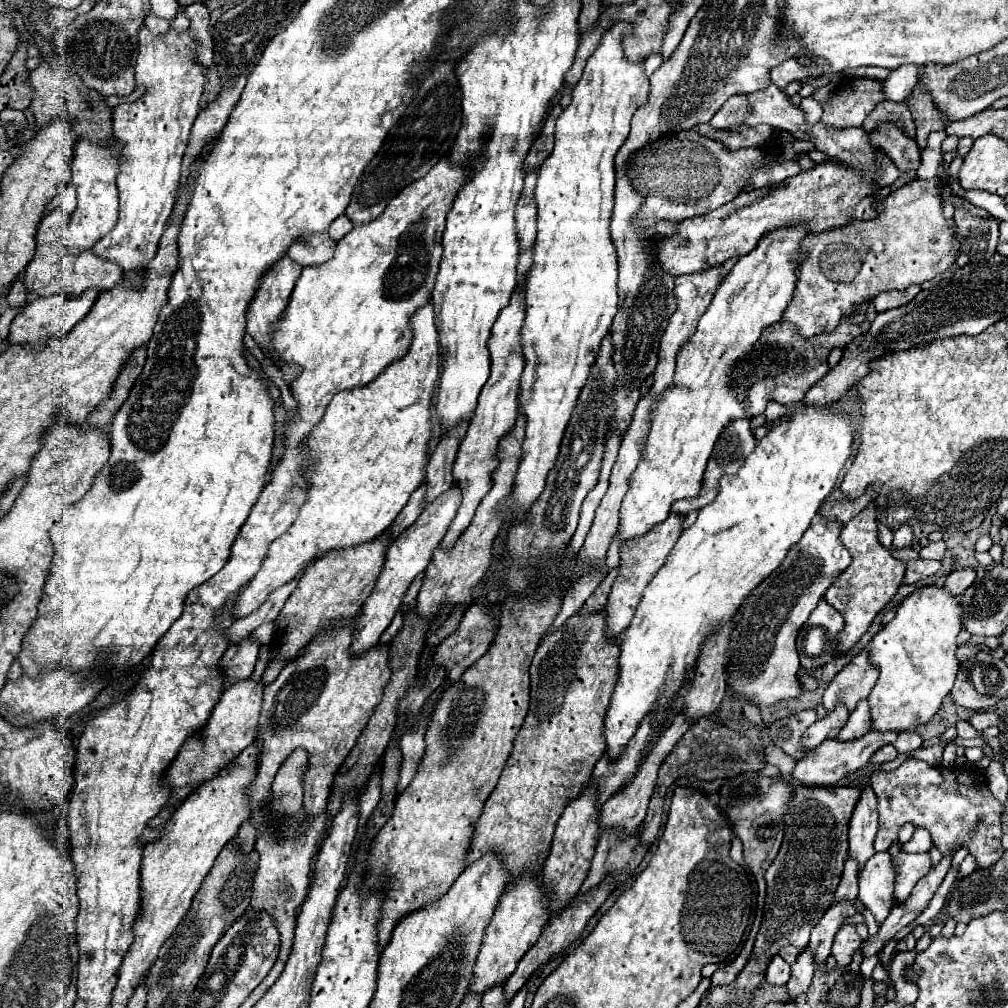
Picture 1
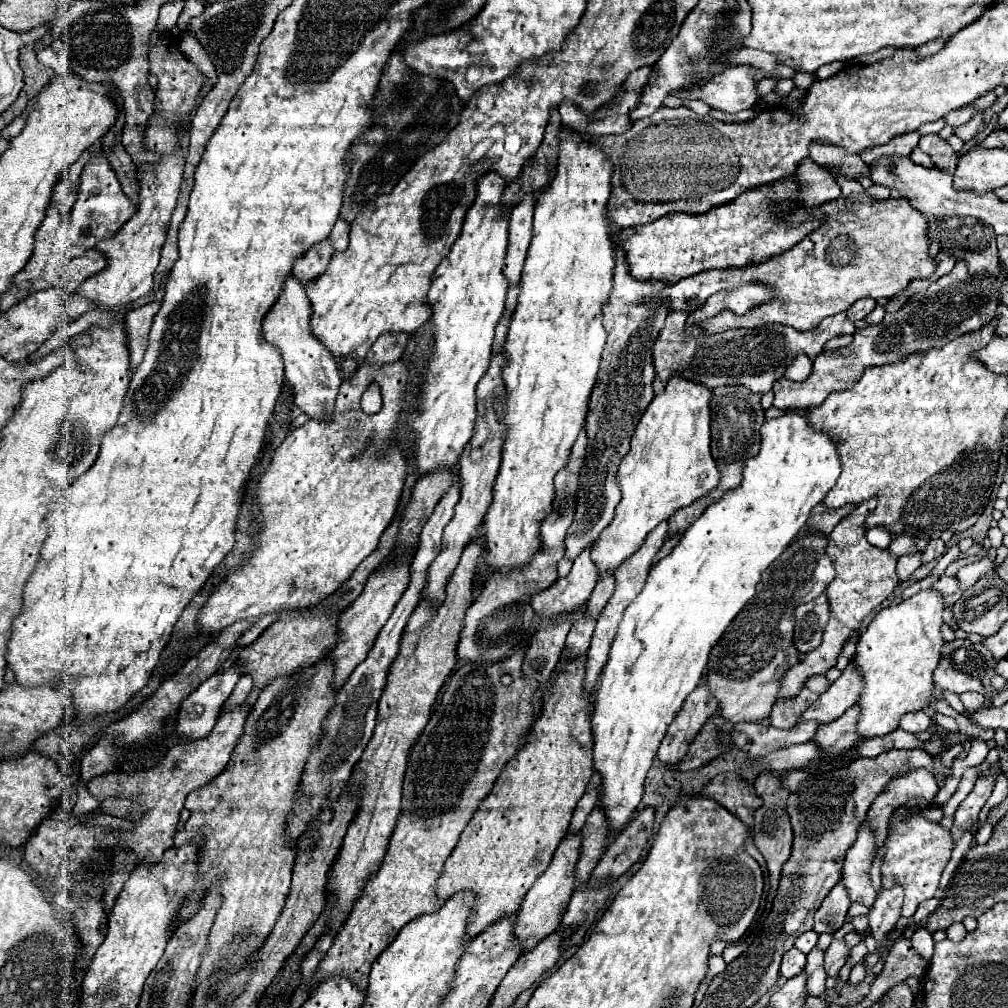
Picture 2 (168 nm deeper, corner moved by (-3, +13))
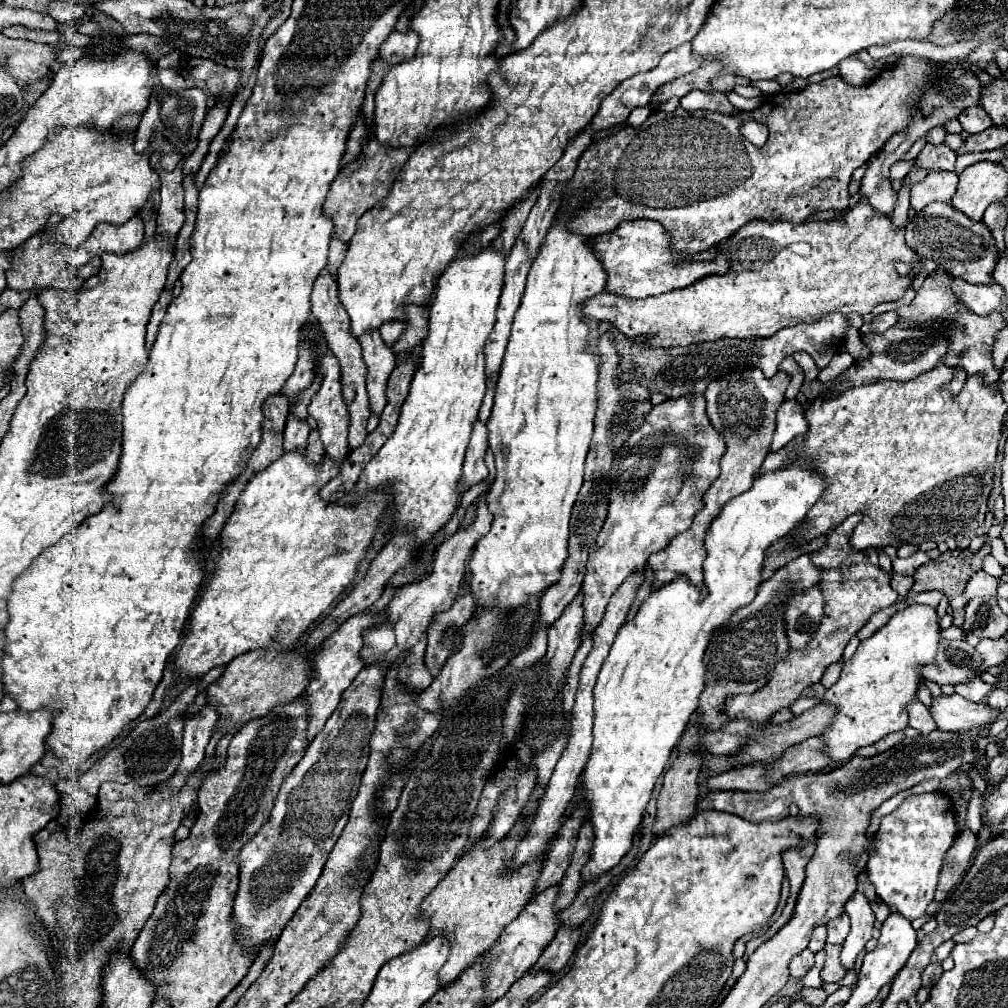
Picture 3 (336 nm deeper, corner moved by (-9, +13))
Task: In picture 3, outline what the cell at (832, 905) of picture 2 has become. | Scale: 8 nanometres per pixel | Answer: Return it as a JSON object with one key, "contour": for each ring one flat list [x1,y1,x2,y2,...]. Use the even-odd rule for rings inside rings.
{"contour":[[847,913,843,917,839,917,839,919,829,921,827,923,827,929,831,933,831,943,833,945,843,945,845,943,845,937,849,933,849,917,847,917]]}

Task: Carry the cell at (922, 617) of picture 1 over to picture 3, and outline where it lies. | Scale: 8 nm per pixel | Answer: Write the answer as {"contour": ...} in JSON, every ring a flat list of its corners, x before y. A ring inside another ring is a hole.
{"contour":[[913,605,895,613,885,627,859,643,853,657,843,663,839,681,821,697,821,703,837,711,831,725,821,733,827,757,835,763,845,763,859,747,873,745,881,737,907,727,905,707,917,695,919,665,933,661,937,655,941,639,937,621,933,607]]}

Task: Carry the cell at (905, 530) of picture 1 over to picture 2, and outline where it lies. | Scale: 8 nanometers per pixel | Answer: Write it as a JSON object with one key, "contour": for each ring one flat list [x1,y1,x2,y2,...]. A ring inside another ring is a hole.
{"contour":[[897,535,897,537,891,541,889,551,893,551,895,557,901,557,901,555,905,555,905,553,917,551,917,547,915,547,915,541,913,541,911,535]]}

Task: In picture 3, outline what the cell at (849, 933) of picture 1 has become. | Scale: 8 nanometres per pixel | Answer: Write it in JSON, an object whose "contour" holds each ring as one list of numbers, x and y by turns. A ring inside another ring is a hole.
{"contour":[[825,945,825,965,821,969,821,979,823,983,831,983,831,981,841,981,845,977,845,967,839,963,839,953,841,953,841,945]]}

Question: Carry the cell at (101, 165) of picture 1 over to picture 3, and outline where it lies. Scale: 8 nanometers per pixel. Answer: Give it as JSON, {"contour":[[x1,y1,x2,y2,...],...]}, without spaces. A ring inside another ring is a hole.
{"contour":[[139,217,129,219,125,225,97,225,89,239,83,243,83,249,91,257,97,257,101,253,115,253,125,255,129,251,139,249,143,243,143,221]]}

